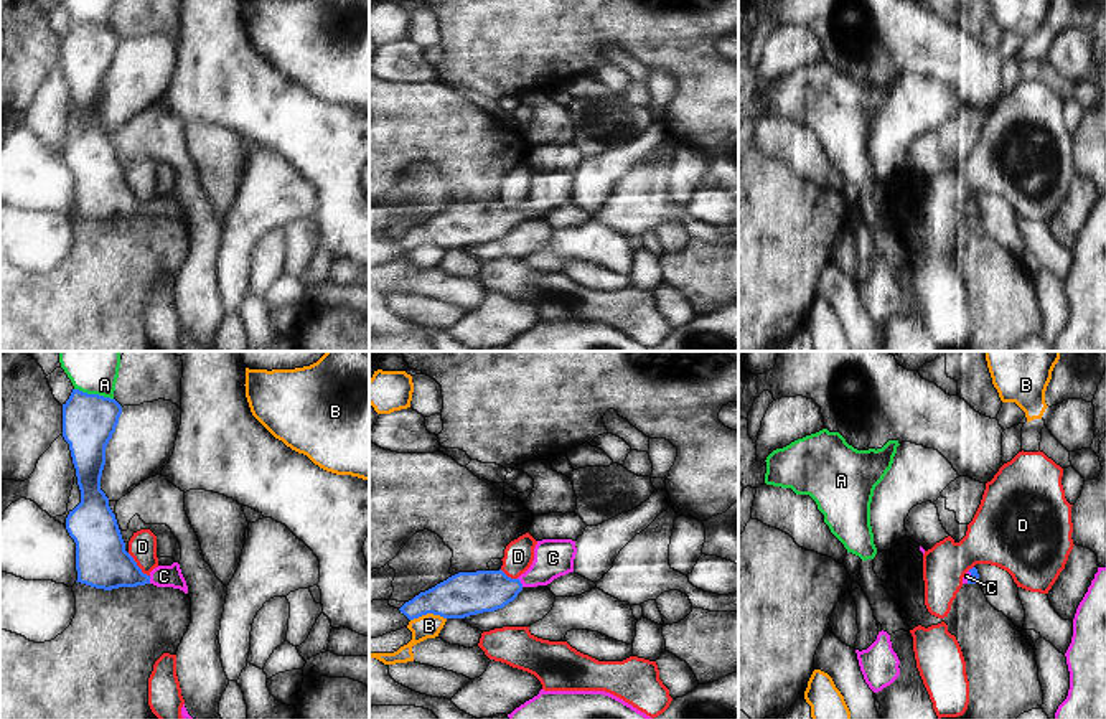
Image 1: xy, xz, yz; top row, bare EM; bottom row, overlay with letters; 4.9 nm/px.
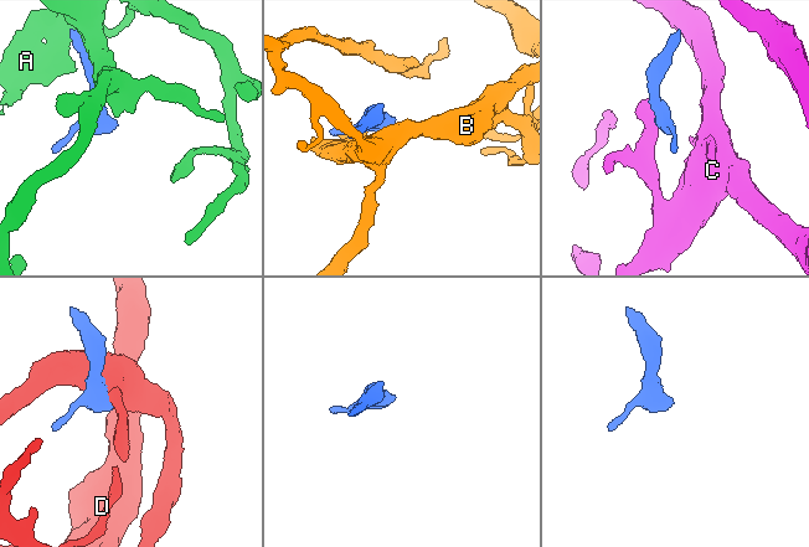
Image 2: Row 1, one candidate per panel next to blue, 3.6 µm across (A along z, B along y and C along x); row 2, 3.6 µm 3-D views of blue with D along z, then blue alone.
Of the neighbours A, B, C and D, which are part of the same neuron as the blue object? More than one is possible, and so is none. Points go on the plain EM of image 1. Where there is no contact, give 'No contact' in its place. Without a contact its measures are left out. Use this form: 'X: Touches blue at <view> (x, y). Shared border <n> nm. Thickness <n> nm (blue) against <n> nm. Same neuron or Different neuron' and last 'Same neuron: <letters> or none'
A: Touches blue at xy (94, 25). Shared border 200 nm. Thickness 260 nm (blue) against 130 nm. Different neuron
B: Touches blue at xz (427, 243). Shared border 180 nm. Thickness 220 nm (blue) against 120 nm. Different neuron
C: Touches blue at xz (520, 213). Shared border 50 nm. Thickness 200 nm (blue) against 190 nm. Same neuron
D: Touches blue at xy (137, 197). Shared border 160 nm. Thickness 260 nm (blue) against 140 nm. Different neuron
Same neuron: C

